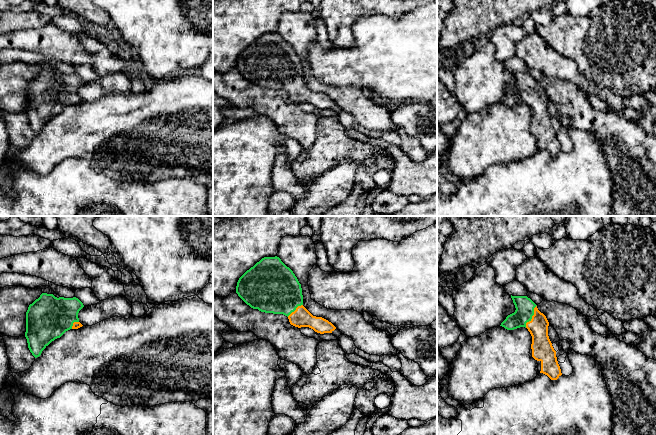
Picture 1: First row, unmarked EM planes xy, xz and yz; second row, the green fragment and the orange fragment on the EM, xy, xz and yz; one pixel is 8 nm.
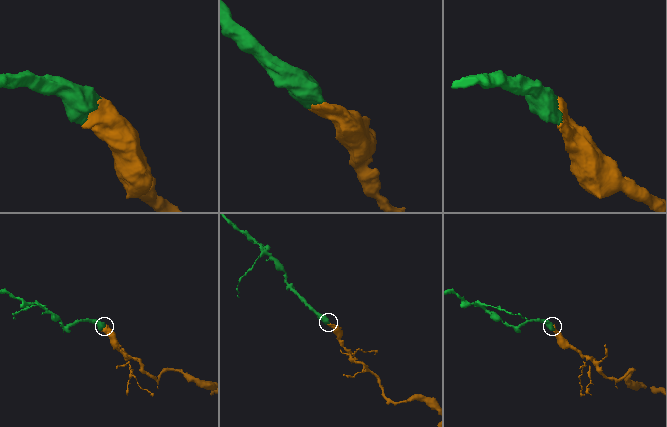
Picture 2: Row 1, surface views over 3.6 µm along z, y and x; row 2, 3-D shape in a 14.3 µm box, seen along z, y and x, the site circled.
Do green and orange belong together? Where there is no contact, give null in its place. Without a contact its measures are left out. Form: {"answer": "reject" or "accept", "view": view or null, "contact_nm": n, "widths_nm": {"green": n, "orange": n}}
{"answer": "accept", "view": "yz", "contact_nm": 200, "widths_nm": {"green": 150, "orange": 160}}

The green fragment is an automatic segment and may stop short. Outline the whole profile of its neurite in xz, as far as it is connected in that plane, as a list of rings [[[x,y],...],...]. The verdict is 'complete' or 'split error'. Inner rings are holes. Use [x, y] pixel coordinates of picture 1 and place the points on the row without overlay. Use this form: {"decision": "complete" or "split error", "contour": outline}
{"decision": "split error", "contour": [[[277,32],[264,33],[247,46],[237,58],[236,69],[253,85],[287,92],[295,103],[309,103],[320,110],[336,105],[331,98],[313,92],[303,82],[301,60]]]}

